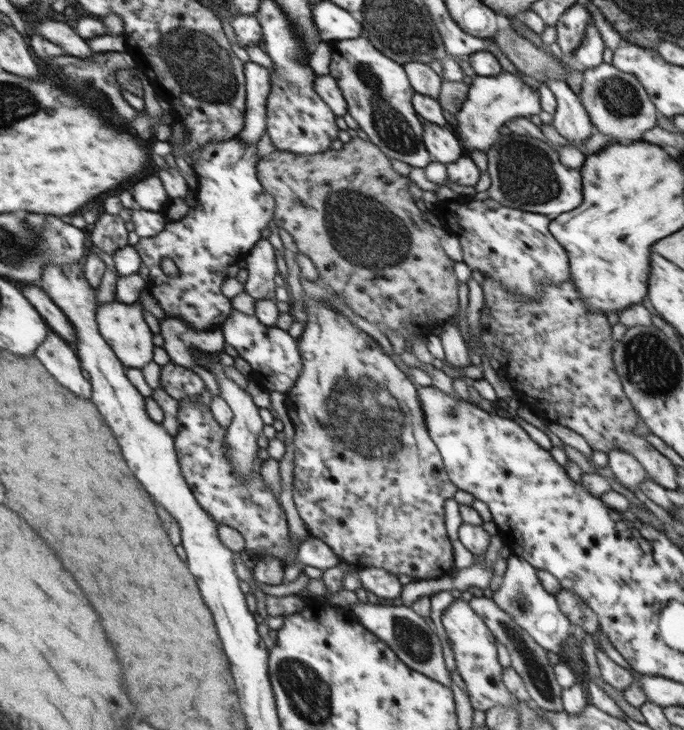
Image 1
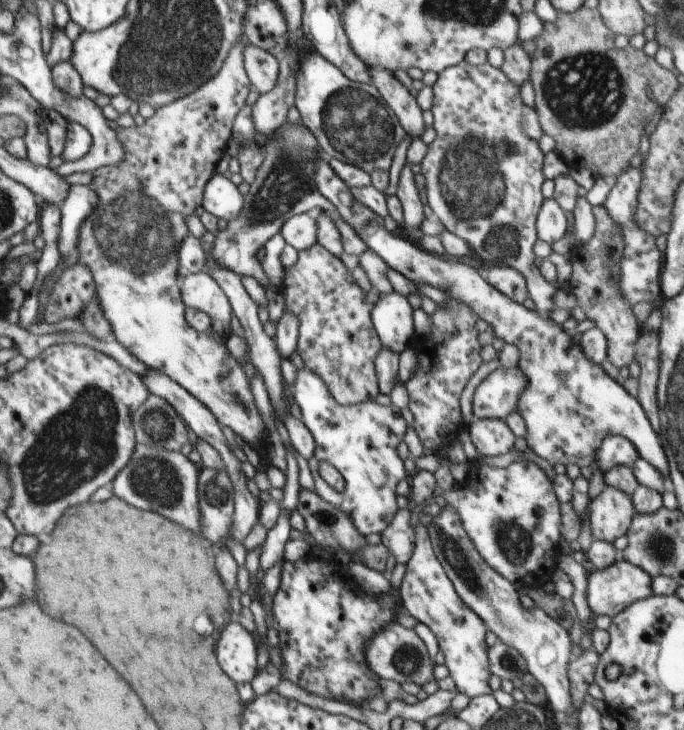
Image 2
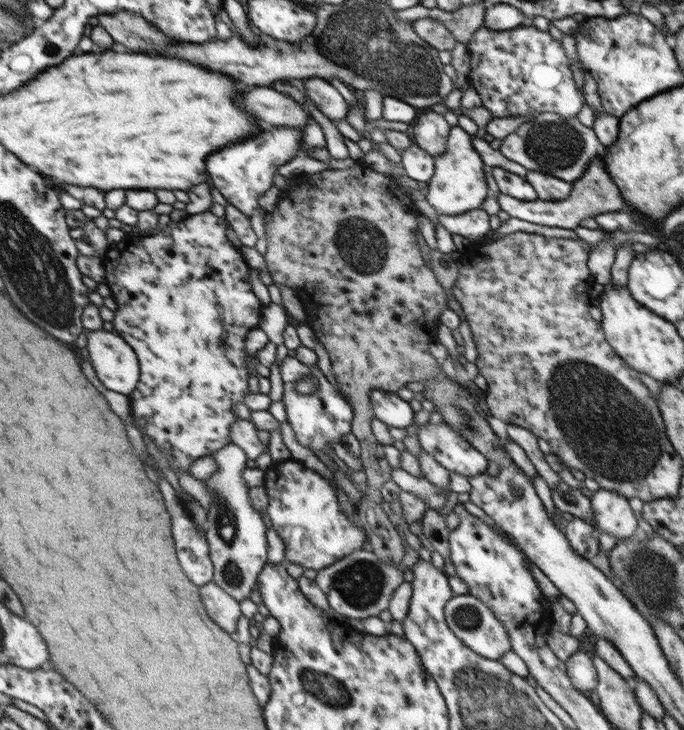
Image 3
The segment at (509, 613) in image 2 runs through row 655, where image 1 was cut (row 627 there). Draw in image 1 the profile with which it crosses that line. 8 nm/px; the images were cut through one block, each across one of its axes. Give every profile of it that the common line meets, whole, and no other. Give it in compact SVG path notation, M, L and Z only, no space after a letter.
M511 555L506 563L508 568L504 572L502 586L492 594L491 600L540 646L556 654L562 652L566 640L572 635L572 624L561 612L557 599L542 587L537 569L526 560Z

